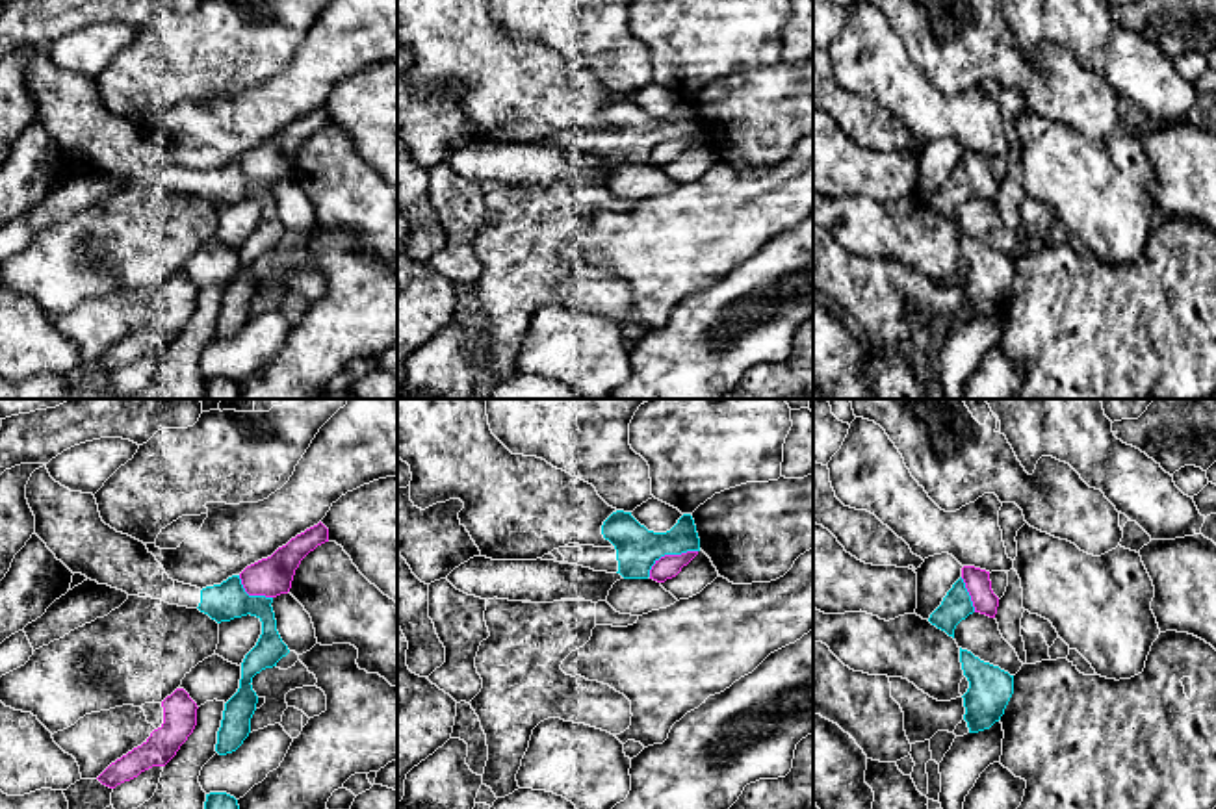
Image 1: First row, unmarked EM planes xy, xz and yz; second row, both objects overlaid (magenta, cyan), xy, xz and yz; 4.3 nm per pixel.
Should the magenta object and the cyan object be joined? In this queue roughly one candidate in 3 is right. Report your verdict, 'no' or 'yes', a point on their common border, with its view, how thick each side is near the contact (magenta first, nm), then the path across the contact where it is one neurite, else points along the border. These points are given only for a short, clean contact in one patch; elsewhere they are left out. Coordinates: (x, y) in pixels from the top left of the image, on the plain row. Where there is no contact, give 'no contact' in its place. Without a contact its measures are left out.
yes; contact xz (669, 140); calibres 100 and 190 nm; way xz (667, 151), (669, 140), (643, 138), (637, 132)

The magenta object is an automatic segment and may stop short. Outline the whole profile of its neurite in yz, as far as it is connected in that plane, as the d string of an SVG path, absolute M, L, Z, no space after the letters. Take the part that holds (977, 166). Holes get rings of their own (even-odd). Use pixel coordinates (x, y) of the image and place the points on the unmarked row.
M964 150L962 161L930 199L928 206L954 223L956 210L973 197L995 202L999 182L991 174L990 156Z

